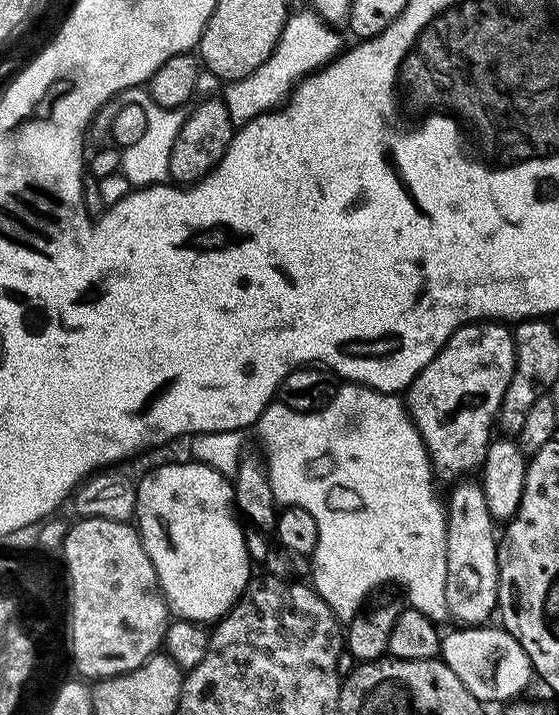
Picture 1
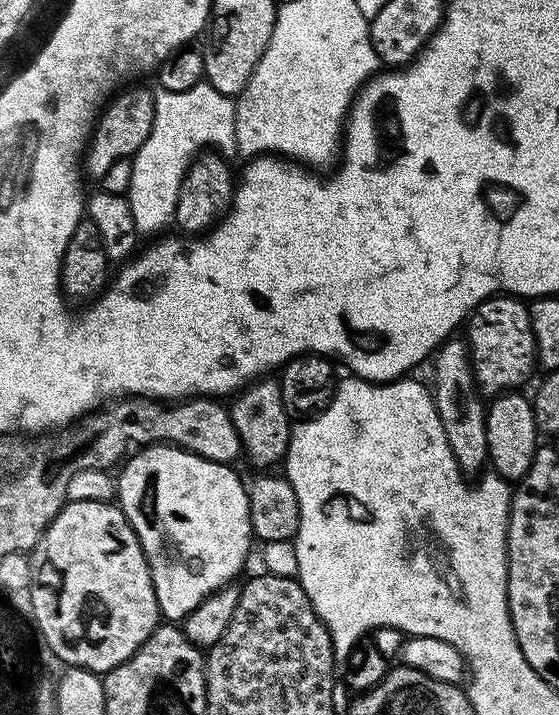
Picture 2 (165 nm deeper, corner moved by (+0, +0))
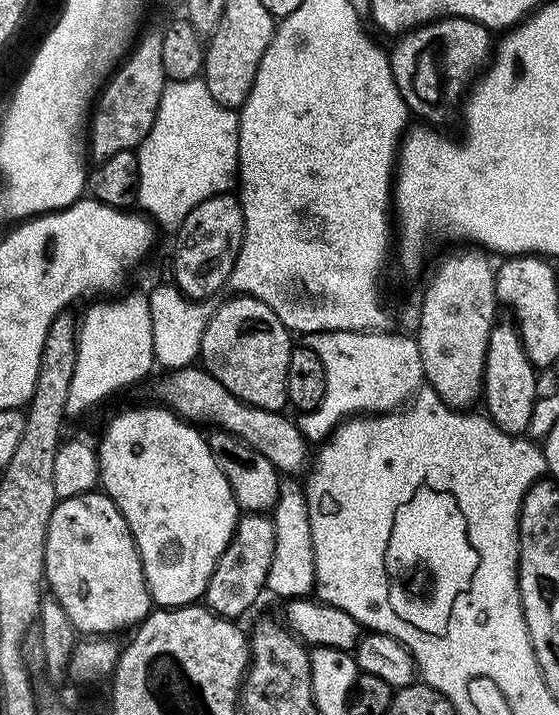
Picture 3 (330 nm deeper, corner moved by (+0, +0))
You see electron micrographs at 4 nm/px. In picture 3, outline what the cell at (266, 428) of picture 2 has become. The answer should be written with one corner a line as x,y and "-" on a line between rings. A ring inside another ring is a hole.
252,296
227,297
205,328
198,349
199,363
238,398
262,410
284,412
289,407
286,370
294,347
293,335
270,306

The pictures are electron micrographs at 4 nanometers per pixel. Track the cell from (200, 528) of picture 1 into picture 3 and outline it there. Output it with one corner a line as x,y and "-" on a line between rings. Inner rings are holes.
163,406
156,408
128,408
120,412
104,428
104,437
98,443
98,455
100,457
100,482
99,487
104,495
110,497
118,506
122,518
132,531
132,537
136,543
136,549
140,555
140,561
144,567
144,577
148,583
148,593
152,596
153,605
162,608
182,608
185,604
195,604
203,597
206,586
210,582
210,574
214,574
214,566
218,558
226,550
226,546
236,533
238,509
236,499
230,490
230,482
226,482
226,474
218,470
218,462
214,462
214,454
210,454
205,433
199,427
193,426
186,420
180,419
176,413

